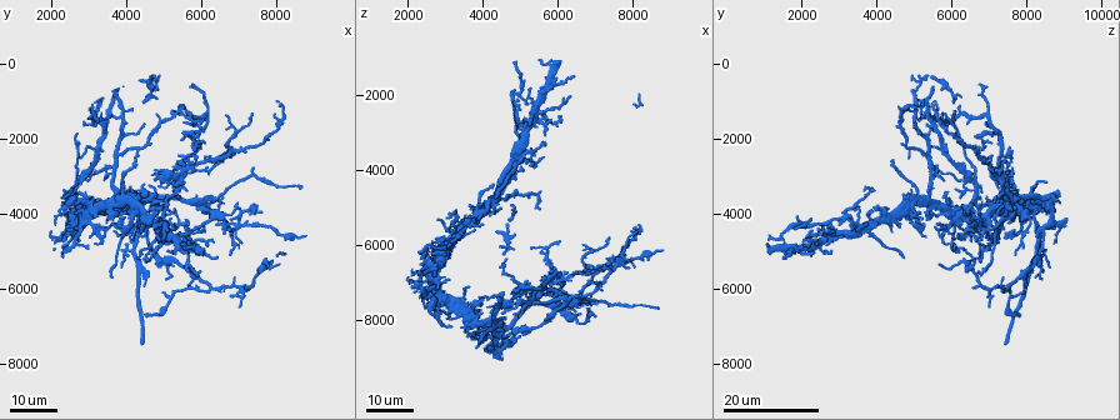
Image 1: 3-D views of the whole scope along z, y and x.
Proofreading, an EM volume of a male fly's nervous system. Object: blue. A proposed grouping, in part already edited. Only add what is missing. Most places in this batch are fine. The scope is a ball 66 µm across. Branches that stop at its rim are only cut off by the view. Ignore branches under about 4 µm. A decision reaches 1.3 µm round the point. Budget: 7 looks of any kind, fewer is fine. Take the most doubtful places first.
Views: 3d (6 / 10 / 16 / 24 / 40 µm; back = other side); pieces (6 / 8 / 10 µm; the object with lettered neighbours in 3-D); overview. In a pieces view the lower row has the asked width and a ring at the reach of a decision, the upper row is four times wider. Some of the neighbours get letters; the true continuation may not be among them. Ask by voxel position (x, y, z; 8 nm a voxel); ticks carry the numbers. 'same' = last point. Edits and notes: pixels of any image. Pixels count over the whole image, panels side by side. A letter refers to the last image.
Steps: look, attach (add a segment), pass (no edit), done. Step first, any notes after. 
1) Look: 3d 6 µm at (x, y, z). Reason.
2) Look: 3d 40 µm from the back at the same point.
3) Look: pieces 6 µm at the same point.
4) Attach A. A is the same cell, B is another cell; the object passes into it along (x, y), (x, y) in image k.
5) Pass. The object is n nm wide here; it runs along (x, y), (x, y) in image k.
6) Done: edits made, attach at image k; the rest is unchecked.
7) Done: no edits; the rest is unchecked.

Look: 3d 24 µm at (4500, 1000, 6100). An open end.

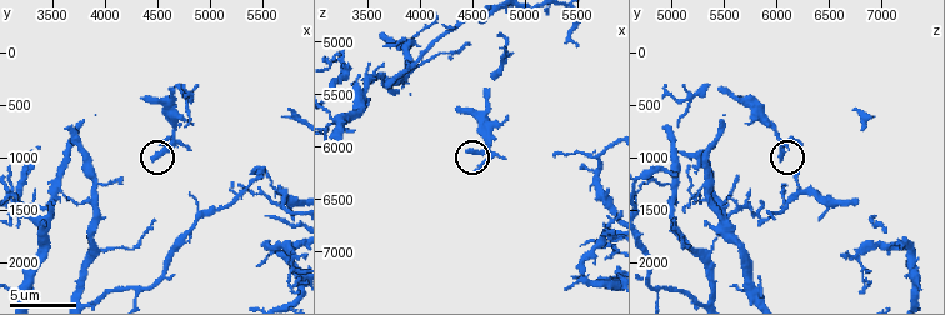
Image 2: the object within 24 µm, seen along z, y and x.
Look: 3d 6 µm at (4480, 1020, 6040).

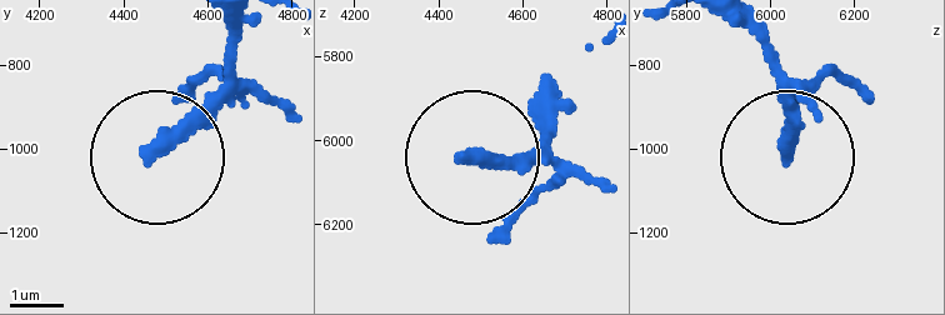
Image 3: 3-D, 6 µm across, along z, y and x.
Look: pieces 10 µm at (4460, 1015, 6040). What lies round it.

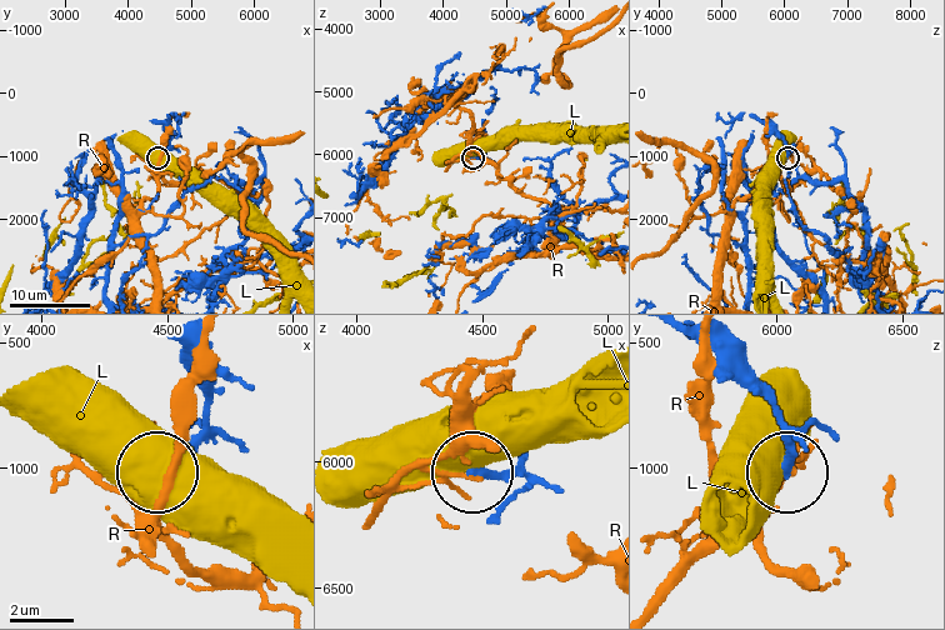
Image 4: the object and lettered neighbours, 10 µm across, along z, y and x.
Pass. L and R are other cells; no lettered segment goes on from it.

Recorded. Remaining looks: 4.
Look: 3d 16 µm at (7400, 1400, 5900). Free end.

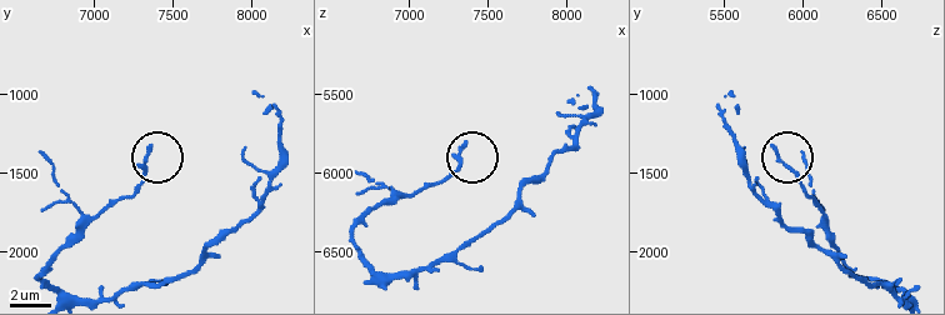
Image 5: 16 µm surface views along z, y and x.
Look: pieces 10 µm at (7360, 1360, 5820).

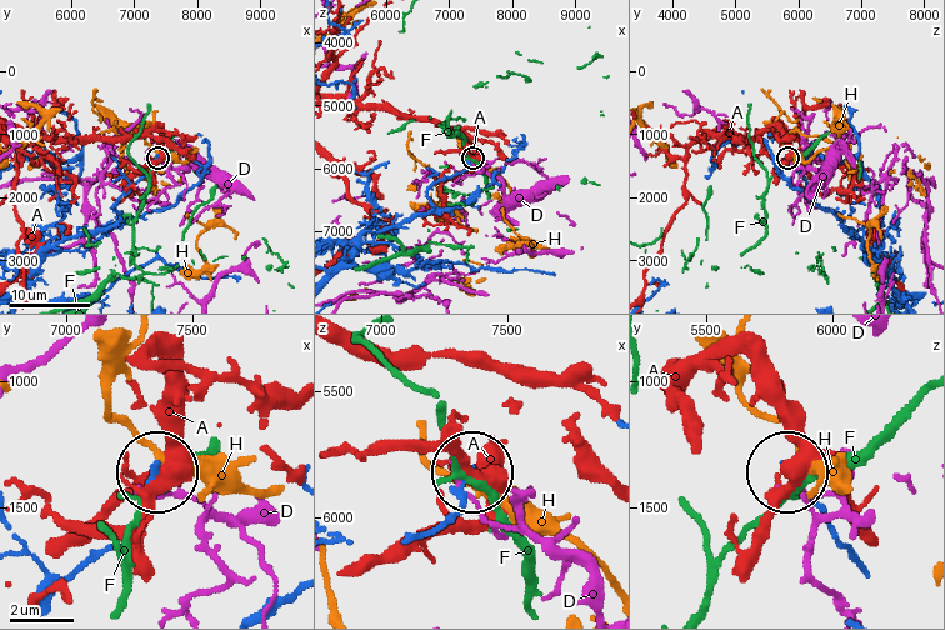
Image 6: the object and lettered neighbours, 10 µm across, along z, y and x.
Pass. The object is 160 nm wide here; A, D, F and H are other cells; it runs along (431, 529), (471, 475) in image 6; no lettered segment goes on from it.

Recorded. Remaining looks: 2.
Look: 3d 24 µm at (5900, 4900, 2700). Tapers out.

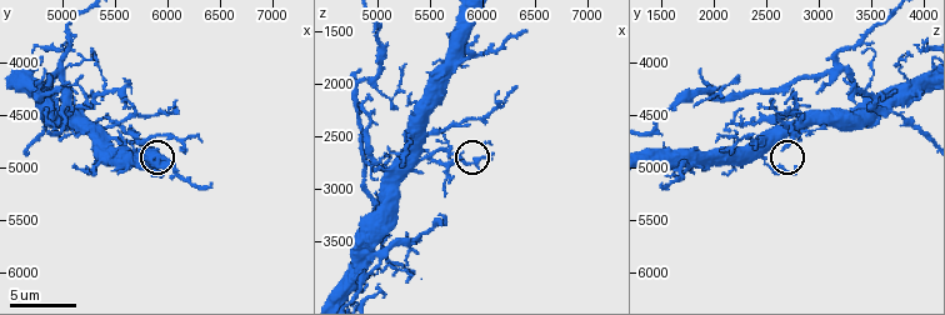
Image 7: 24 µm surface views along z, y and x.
Look: pieces 6 µm at (5820, 4820, 2660).

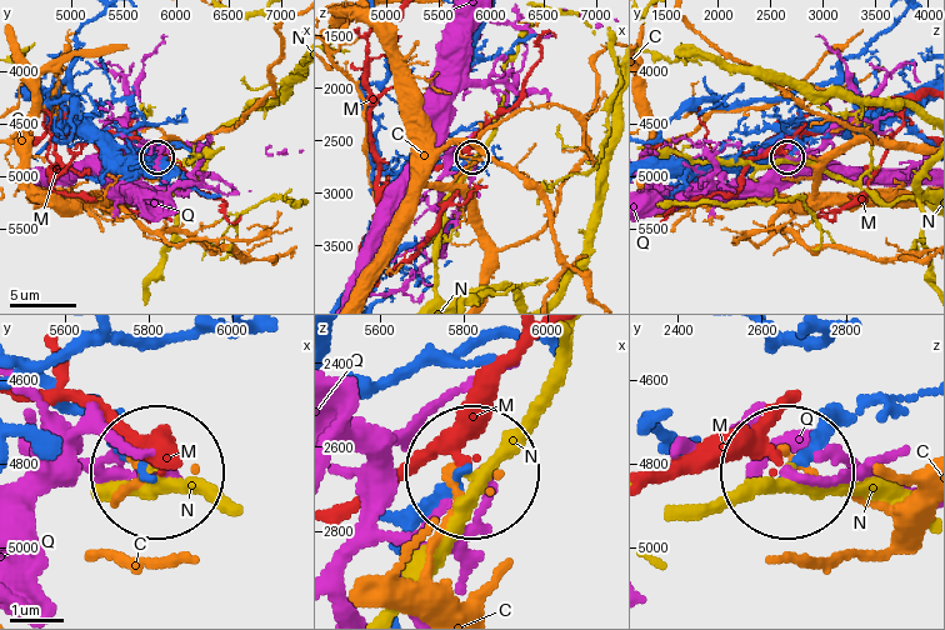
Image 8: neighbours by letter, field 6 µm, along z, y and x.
Pass. C, M, N and Q are other cells; it runs along (830, 415), (794, 478) in image 8; no lettered segment goes on from it.

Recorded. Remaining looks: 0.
Done: no edits; the rest is unchecked.

